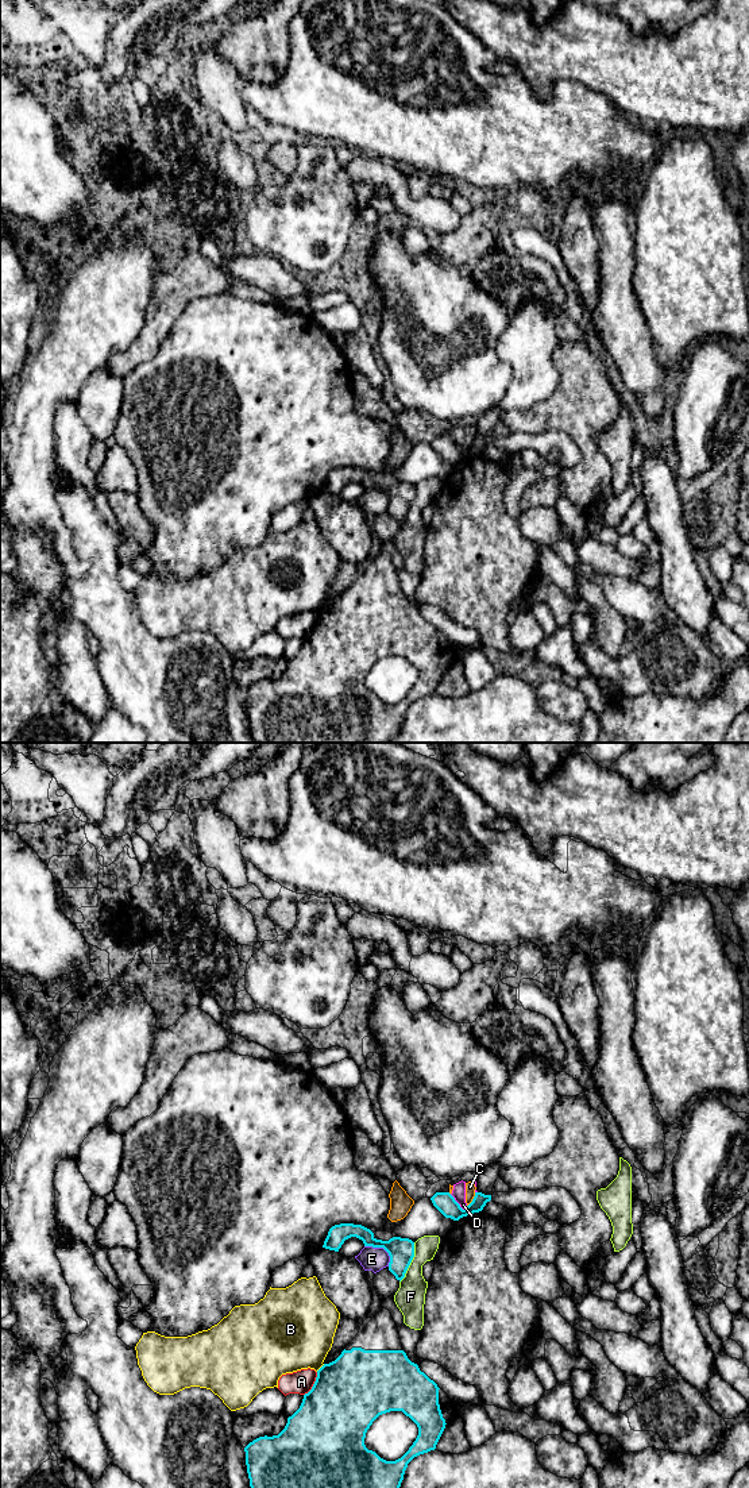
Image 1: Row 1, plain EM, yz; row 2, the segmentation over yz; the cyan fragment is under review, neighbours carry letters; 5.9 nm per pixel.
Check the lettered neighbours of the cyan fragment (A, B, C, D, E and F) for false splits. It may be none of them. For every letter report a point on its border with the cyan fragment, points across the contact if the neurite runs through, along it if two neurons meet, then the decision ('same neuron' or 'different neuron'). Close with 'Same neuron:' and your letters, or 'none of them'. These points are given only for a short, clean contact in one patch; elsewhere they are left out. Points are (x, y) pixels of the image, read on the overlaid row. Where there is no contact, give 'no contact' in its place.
A: yz (313, 1384) | different neuron
B: yz (321, 1367) | different neuron
C: yz (473, 1199) | different neuron
D: yz (458, 1203) | along yz (450, 1194), (463, 1209), (467, 1207) | different neuron
E: yz (382, 1246) | along yz (365, 1245), (382, 1248), (389, 1256), (389, 1265) | different neuron
F: yz (410, 1261) | different neuron
Same neuron: none of them

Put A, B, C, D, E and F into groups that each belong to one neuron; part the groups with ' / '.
A / B / C D / E / F

